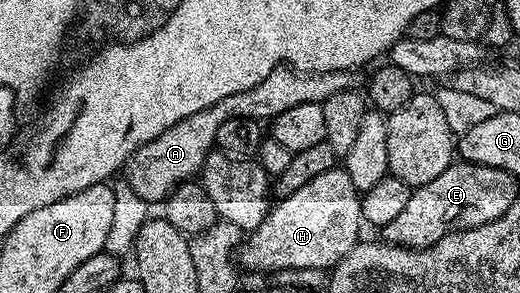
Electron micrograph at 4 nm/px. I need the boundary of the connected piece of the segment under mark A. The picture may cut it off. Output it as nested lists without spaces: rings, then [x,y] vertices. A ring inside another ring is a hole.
[[[279,68],[273,70],[256,88],[248,88],[248,92],[236,92],[236,96],[224,96],[224,100],[216,100],[212,108],[204,108],[204,112],[196,112],[160,132],[156,140],[148,140],[124,167],[124,179],[132,186],[132,191],[146,203],[161,203],[171,190],[180,182],[189,182],[201,171],[204,160],[210,151],[215,149],[216,132],[220,132],[220,124],[229,118],[253,118],[255,120],[272,120],[280,116],[280,112],[288,112],[288,108],[296,108],[296,104],[312,104],[323,102],[341,90],[353,90],[359,84],[357,73],[349,70],[340,72],[320,72],[304,74],[300,70]]]

